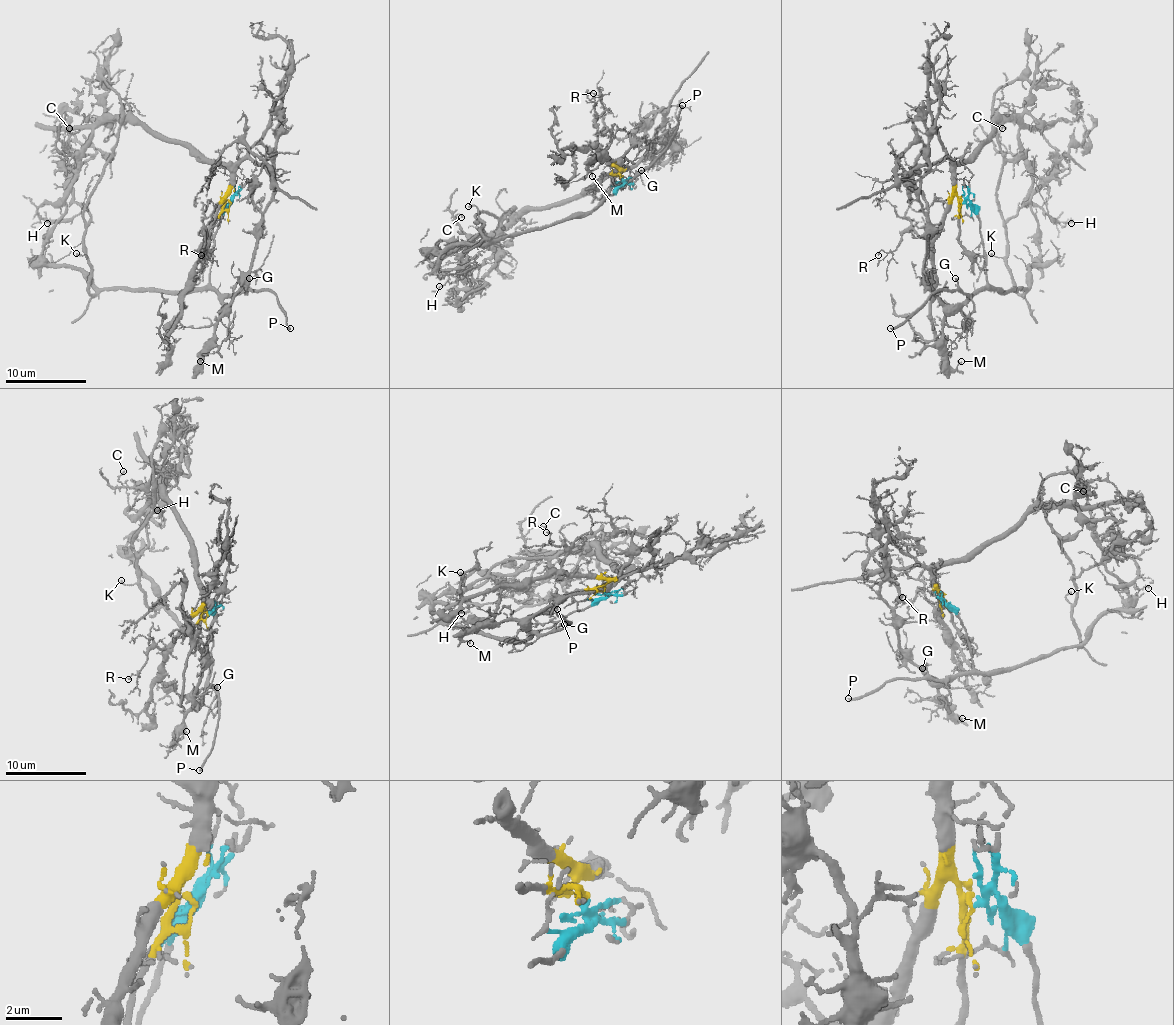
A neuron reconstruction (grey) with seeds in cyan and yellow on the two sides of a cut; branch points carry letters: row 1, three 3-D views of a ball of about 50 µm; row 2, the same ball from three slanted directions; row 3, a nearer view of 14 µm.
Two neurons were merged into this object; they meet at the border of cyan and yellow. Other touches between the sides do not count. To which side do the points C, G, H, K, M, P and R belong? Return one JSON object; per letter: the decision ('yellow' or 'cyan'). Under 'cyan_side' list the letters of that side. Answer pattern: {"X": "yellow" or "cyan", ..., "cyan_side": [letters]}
{"C": "yellow", "G": "cyan", "H": "yellow", "K": "cyan", "M": "cyan", "P": "cyan", "R": "yellow", "cyan_side": ["G", "K", "M", "P"]}

